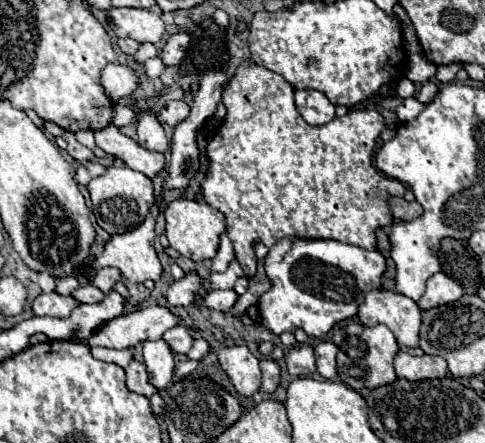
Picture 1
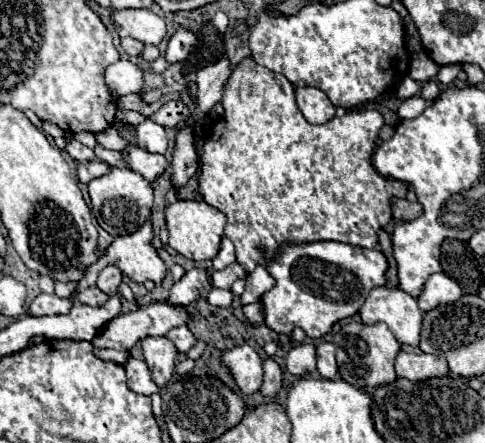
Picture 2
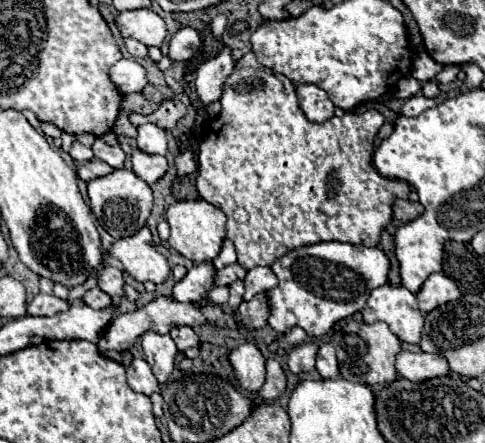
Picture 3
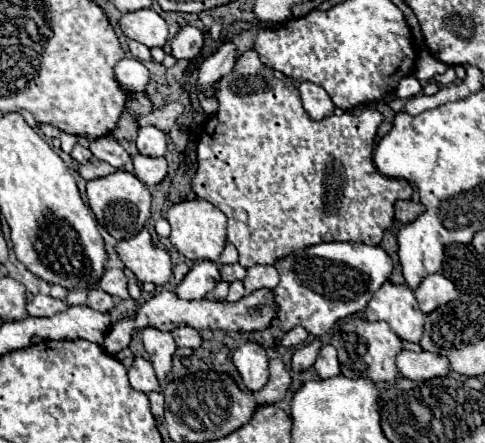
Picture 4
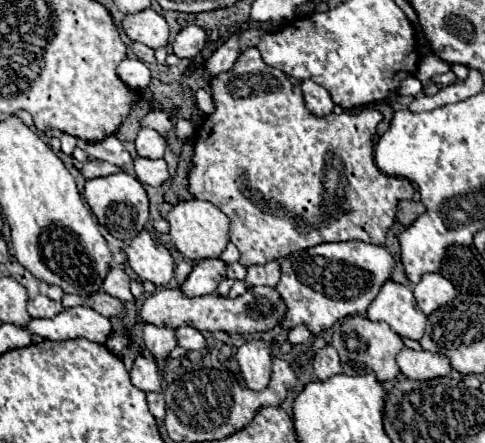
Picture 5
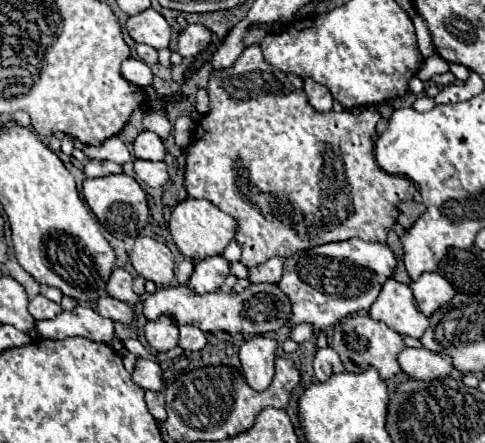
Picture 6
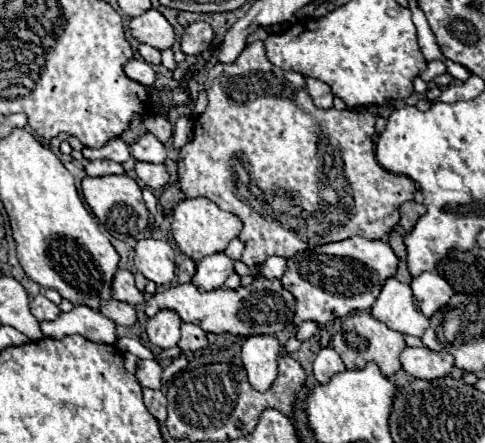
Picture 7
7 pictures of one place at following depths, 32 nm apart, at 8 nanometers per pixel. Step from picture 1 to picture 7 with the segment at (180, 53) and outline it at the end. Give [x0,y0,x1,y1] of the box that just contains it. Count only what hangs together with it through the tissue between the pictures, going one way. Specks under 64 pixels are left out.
[182,22,214,56]

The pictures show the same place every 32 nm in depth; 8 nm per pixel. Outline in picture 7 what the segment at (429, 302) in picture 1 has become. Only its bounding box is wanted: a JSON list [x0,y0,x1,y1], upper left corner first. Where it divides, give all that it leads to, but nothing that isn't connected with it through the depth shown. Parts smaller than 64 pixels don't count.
[410,272,454,318]

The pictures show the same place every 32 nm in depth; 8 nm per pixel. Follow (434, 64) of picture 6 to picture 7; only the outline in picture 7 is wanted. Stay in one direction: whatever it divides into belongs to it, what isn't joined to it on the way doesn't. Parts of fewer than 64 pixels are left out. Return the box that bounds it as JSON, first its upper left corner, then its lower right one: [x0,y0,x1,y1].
[420,60,446,82]

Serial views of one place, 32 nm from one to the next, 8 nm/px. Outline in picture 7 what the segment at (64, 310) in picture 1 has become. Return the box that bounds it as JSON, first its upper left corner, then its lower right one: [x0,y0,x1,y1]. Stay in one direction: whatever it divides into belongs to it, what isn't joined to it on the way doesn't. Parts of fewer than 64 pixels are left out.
[30,294,60,322]

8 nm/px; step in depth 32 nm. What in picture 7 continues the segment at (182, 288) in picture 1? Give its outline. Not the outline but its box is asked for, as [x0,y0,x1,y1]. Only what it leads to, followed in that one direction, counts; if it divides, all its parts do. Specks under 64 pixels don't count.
[192,252,234,290]

